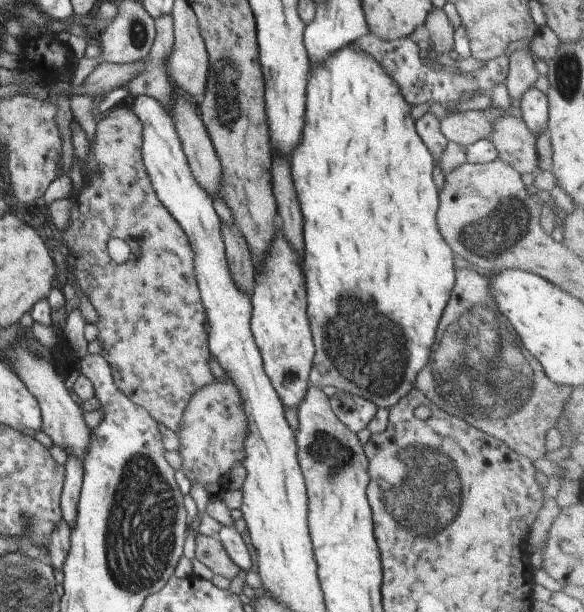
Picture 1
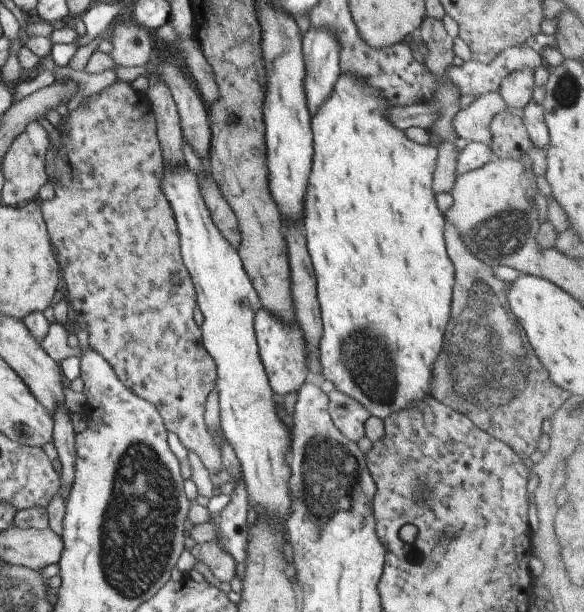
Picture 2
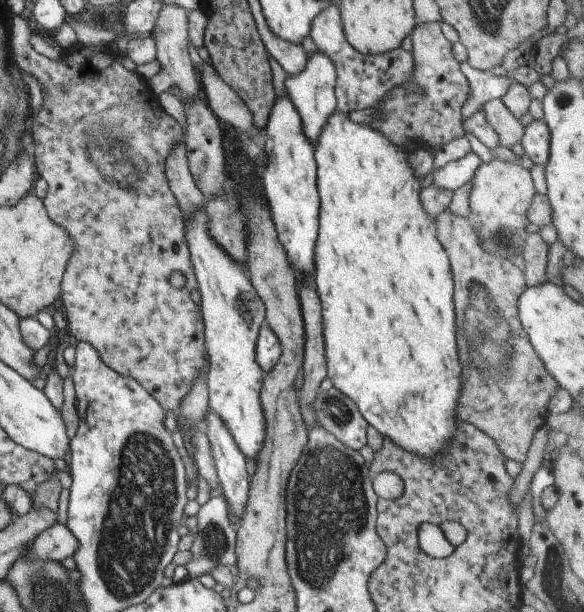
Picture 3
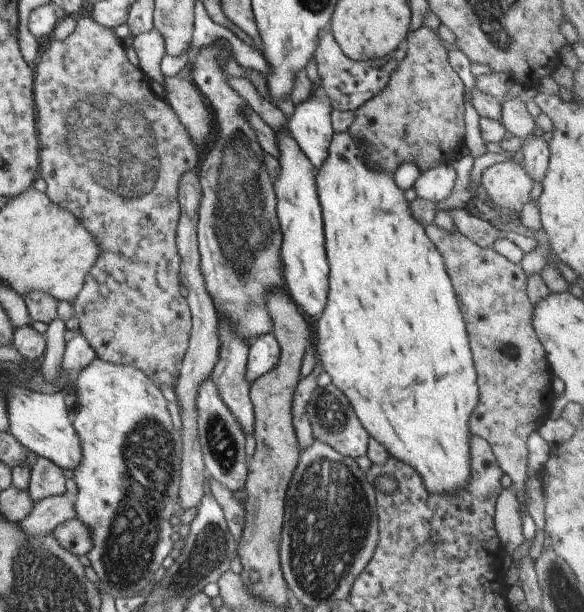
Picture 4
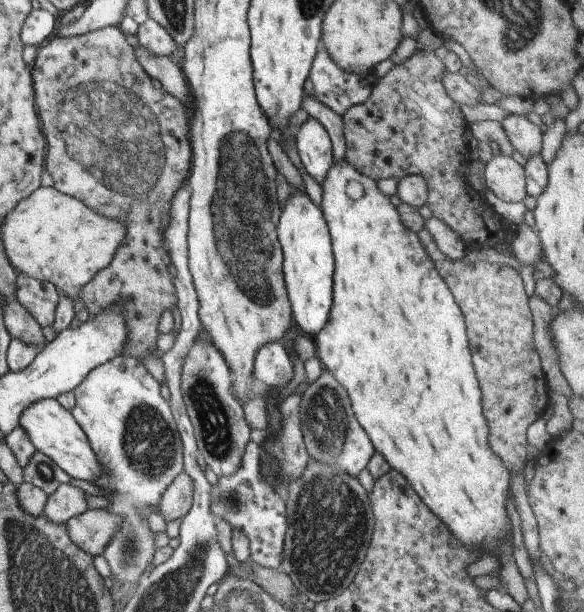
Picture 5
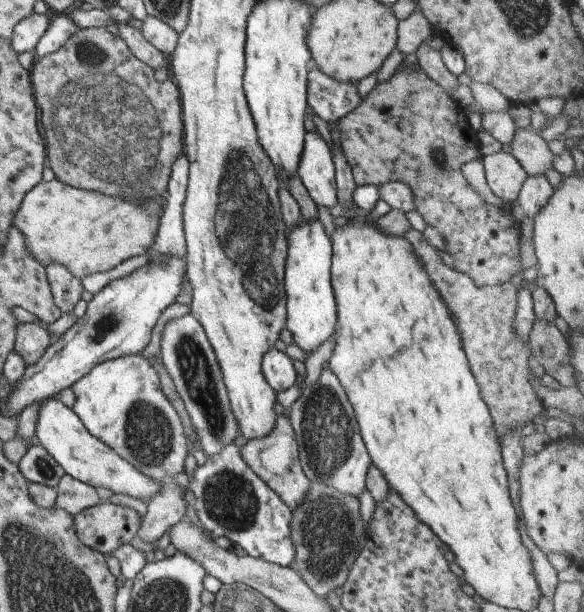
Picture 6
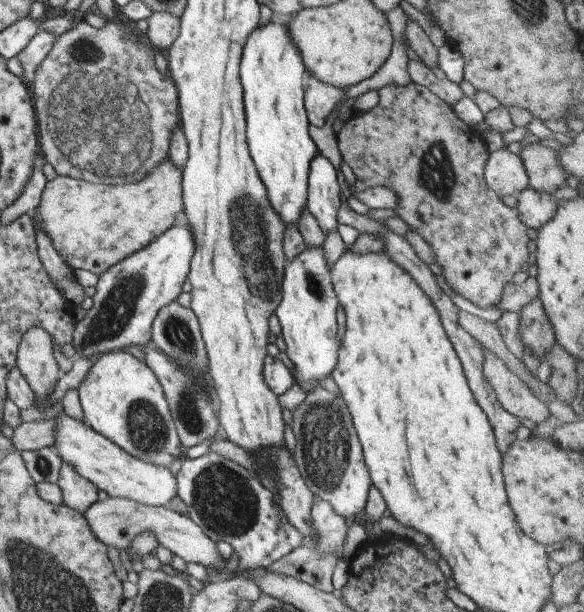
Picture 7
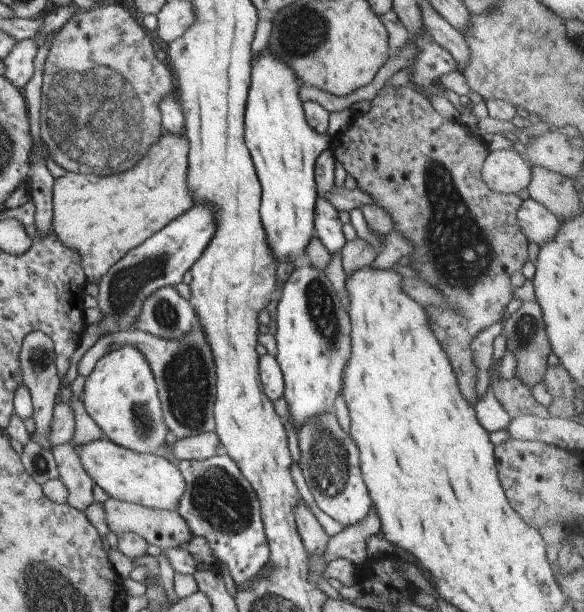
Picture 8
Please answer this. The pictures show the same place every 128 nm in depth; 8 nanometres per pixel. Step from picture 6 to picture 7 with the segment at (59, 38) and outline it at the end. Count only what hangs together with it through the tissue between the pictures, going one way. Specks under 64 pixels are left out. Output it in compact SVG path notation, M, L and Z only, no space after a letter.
M39 29L37 34L25 45L25 48L22 48L21 52L16 54L17 60L23 68L22 80L26 84L29 84L37 66L49 54L49 50L53 48L55 41L56 37L53 36L53 32L45 32L45 30Z

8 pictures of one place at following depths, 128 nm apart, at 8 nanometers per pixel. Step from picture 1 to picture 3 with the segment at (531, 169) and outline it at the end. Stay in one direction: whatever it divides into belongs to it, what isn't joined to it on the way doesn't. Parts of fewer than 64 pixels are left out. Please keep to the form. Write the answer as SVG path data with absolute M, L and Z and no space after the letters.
M499 99L485 102L481 108L489 126L497 133L499 145L503 148L511 148L520 143L524 133L524 127L519 120L507 110L507 107Z

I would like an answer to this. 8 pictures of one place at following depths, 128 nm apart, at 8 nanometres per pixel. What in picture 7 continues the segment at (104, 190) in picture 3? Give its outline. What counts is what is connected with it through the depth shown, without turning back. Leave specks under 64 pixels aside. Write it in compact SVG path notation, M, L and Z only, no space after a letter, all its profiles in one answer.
M80 20L75 28L71 28L71 30L67 30L67 32L56 37L53 48L49 50L49 54L37 66L33 78L27 84L34 106L36 136L40 145L41 158L51 165L58 176L84 180L93 184L121 186L121 184L141 182L159 162L168 159L171 130L180 128L176 88L167 74L163 74L155 68L154 49L139 34L137 37L135 34L131 34L126 26L121 22L115 22L115 20L106 20L105 26L94 28L85 23L84 20Z

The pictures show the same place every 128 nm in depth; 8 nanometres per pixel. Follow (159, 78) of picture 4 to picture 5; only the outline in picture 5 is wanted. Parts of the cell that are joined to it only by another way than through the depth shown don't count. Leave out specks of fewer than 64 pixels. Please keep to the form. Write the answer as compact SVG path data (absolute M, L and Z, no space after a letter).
M148 17L138 25L138 30L134 35L137 37L138 45L149 53L169 57L176 50L175 42L155 20Z

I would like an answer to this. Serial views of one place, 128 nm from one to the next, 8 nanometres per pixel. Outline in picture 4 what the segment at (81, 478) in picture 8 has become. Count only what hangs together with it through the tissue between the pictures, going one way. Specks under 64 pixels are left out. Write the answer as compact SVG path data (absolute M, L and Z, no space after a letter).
M64 495L35 501L31 512L15 522L29 536L43 536L62 522L73 519L73 503Z

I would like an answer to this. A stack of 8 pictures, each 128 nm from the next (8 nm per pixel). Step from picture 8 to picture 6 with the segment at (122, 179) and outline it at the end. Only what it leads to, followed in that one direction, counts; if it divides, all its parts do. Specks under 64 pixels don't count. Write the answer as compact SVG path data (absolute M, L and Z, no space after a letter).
M52 179L41 181L23 196L10 225L23 234L29 254L41 266L57 262L77 280L82 280L94 272L107 272L127 258L145 254L153 244L163 202L161 198L153 198L135 204L99 192L71 188Z

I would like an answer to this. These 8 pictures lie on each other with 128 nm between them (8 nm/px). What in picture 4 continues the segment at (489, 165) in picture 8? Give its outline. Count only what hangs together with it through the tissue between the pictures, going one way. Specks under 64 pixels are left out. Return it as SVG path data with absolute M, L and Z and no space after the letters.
M519 159L499 161L480 174L487 199L496 207L519 214L530 198L532 180L519 165Z

